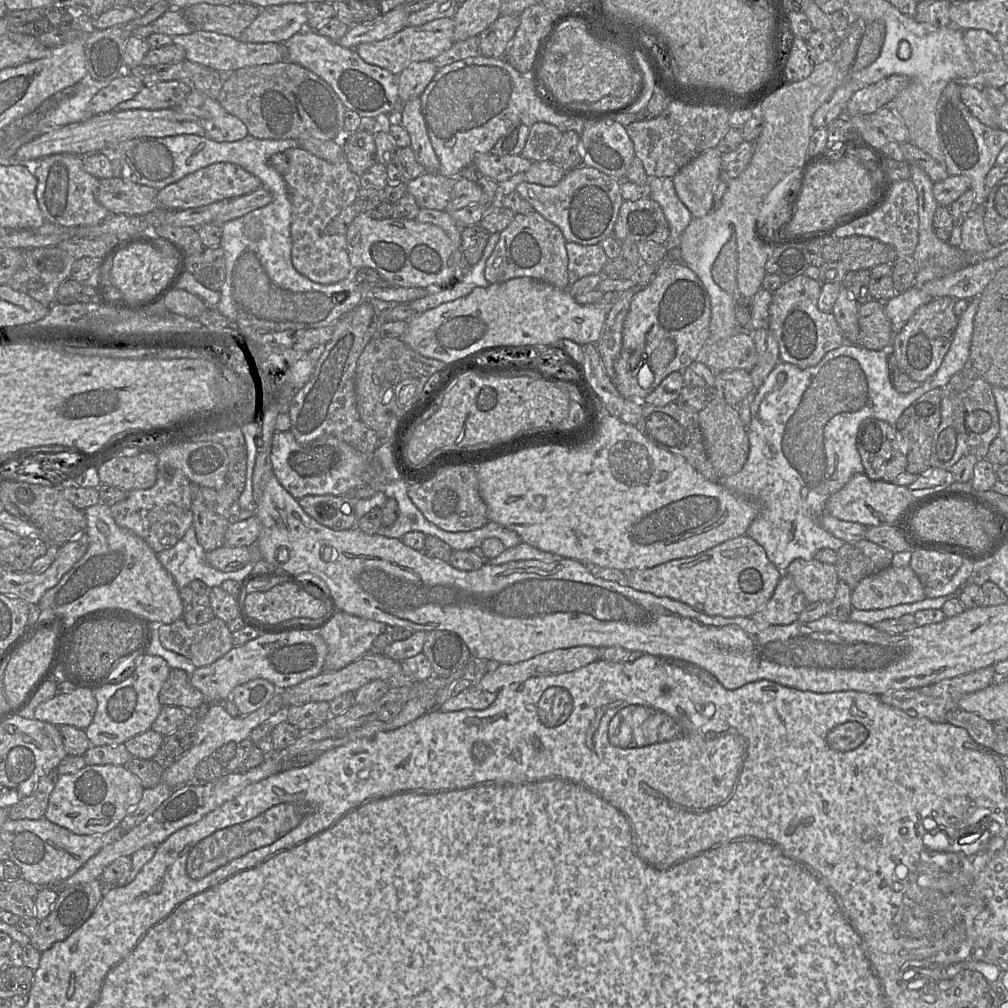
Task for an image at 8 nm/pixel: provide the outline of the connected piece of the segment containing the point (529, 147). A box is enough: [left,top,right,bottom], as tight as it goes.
[521,122,562,161]

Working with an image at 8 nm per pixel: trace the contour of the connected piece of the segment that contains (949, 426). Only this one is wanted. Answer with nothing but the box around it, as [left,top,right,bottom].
[932,365,999,470]

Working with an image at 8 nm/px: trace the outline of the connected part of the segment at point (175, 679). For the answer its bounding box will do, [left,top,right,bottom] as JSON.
[158,669,206,711]

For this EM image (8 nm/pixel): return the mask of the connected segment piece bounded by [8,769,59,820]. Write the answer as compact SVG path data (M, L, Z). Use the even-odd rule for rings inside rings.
M56 769L42 777L33 792L13 805L8 810L8 819L38 820L44 817L48 807L50 795L58 781L59 774Z

